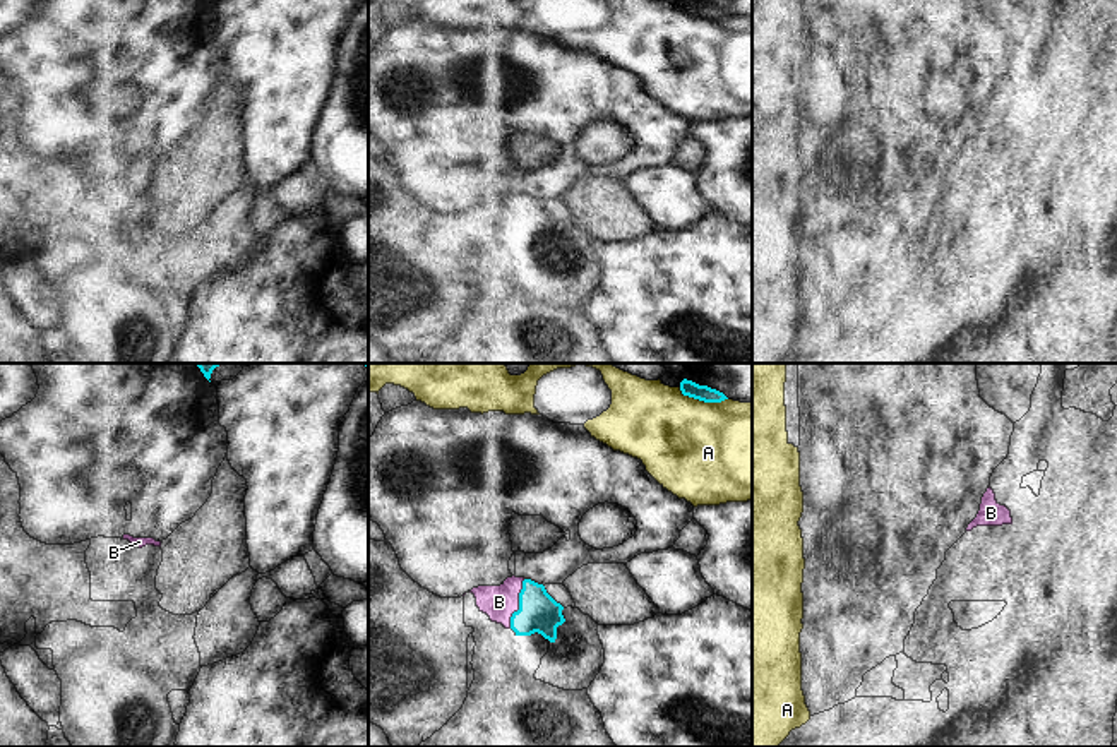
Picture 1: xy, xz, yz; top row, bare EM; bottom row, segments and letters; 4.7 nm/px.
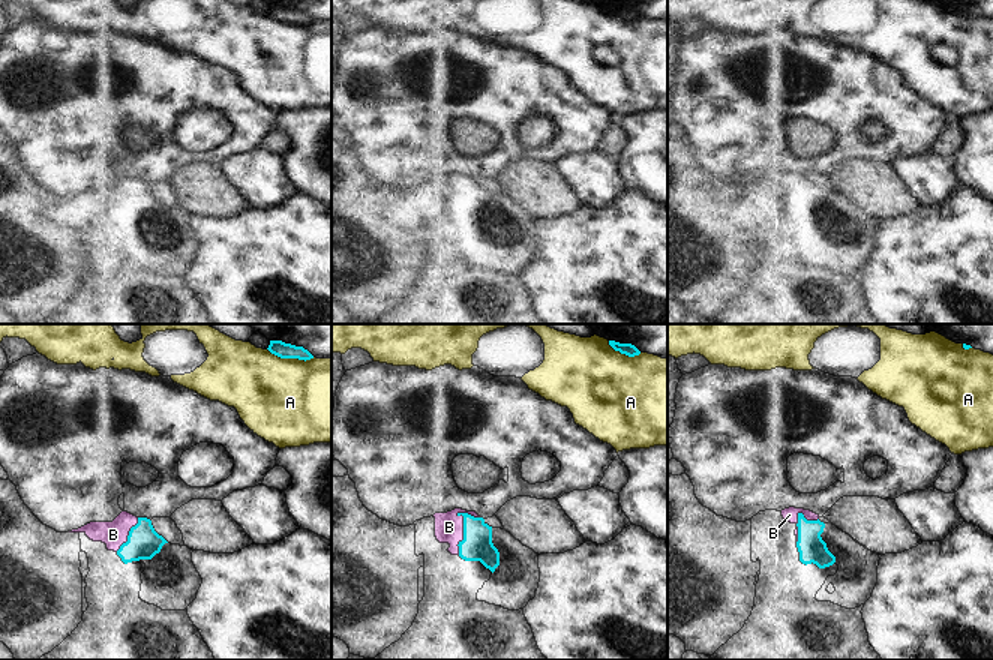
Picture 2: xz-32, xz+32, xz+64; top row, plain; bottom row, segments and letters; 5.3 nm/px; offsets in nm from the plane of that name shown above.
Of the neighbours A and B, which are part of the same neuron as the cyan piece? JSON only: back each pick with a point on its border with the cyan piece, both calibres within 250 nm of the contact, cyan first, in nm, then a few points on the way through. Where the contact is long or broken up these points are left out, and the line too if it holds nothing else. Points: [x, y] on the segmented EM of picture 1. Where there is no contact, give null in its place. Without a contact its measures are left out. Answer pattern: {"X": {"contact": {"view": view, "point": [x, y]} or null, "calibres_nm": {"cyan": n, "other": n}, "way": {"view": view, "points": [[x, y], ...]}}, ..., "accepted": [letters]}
{"B": {"contact": {"view": "xz", "point": [519, 603]}, "calibres_nm": {"cyan": 190, "other": 160}}, "accepted": ["B"]}

